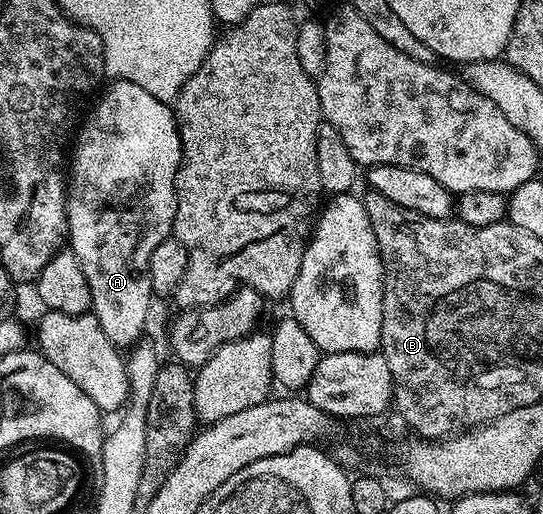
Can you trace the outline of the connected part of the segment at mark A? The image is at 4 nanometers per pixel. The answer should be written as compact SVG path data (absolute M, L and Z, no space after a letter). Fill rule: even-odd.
M118 79L108 85L110 87L106 91L104 88L92 104L89 120L87 115L75 135L77 148L74 151L72 148L71 166L67 171L67 243L75 257L79 257L83 277L87 277L87 285L91 285L91 314L116 347L129 349L144 336L141 334L149 319L149 306L155 303L149 276L151 253L159 241L170 238L173 233L181 138L177 132L177 117L170 104L151 97L151 93L139 89L139 85L131 85L131 81Z

